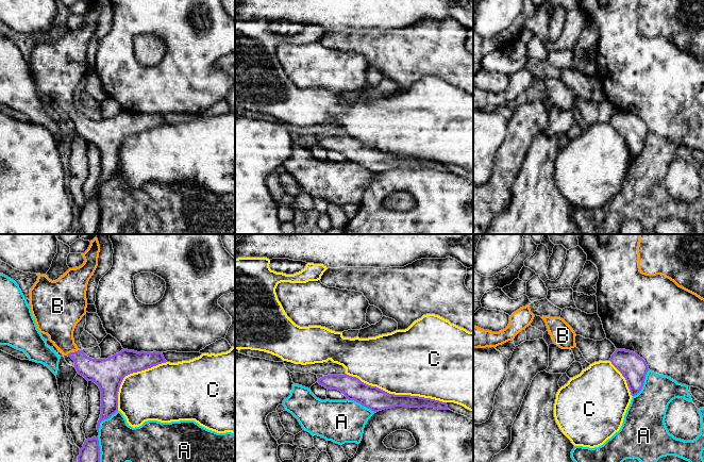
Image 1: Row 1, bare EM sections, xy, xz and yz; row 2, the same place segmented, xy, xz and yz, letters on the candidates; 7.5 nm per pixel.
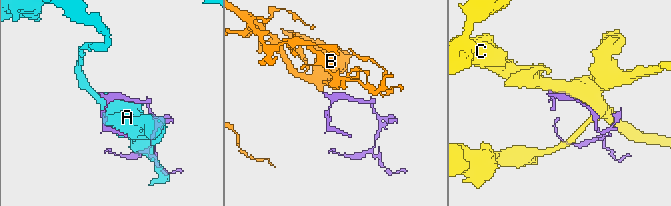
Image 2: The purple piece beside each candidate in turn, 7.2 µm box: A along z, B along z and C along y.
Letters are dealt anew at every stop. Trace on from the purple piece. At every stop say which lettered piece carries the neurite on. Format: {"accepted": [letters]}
{"accepted": ["B"]}

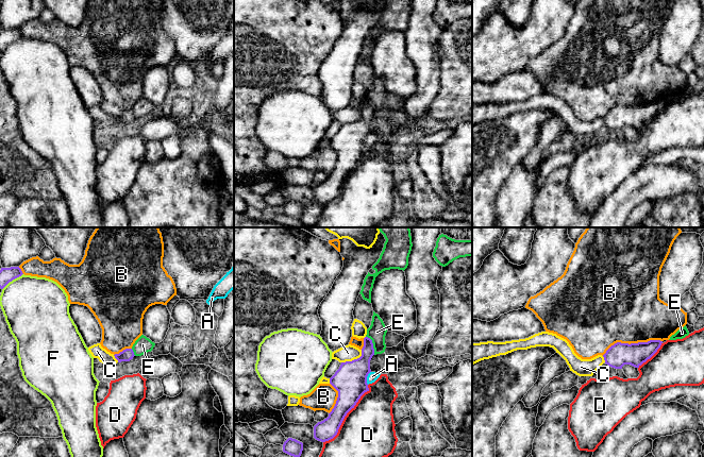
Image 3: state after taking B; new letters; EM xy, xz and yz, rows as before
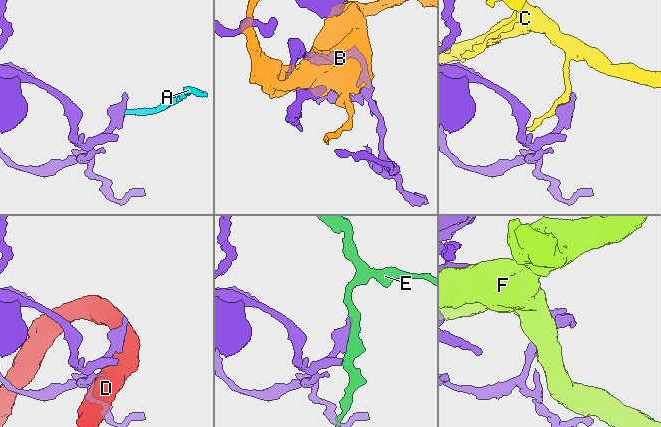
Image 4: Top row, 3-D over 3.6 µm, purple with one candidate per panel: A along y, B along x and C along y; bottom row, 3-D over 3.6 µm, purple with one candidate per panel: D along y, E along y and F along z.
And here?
{"accepted": []}

